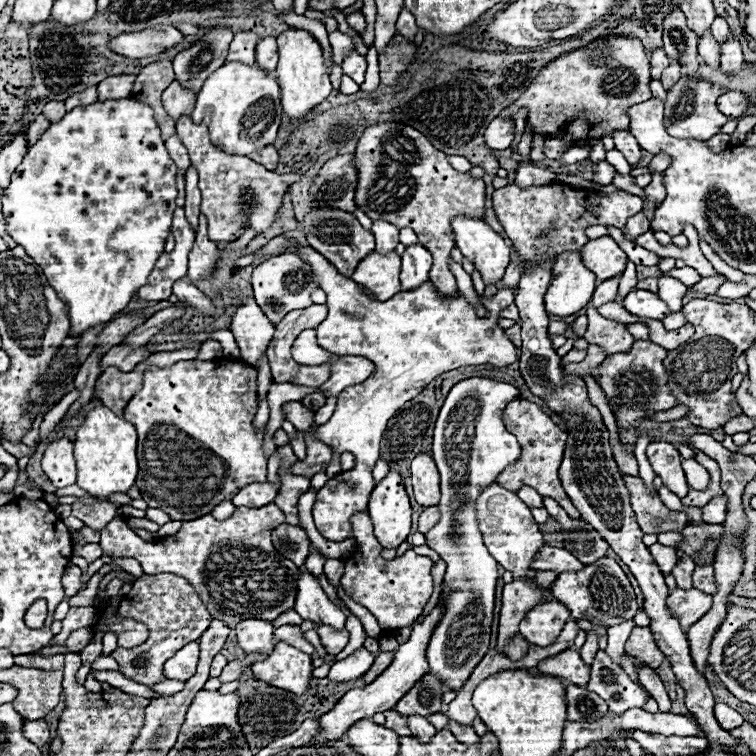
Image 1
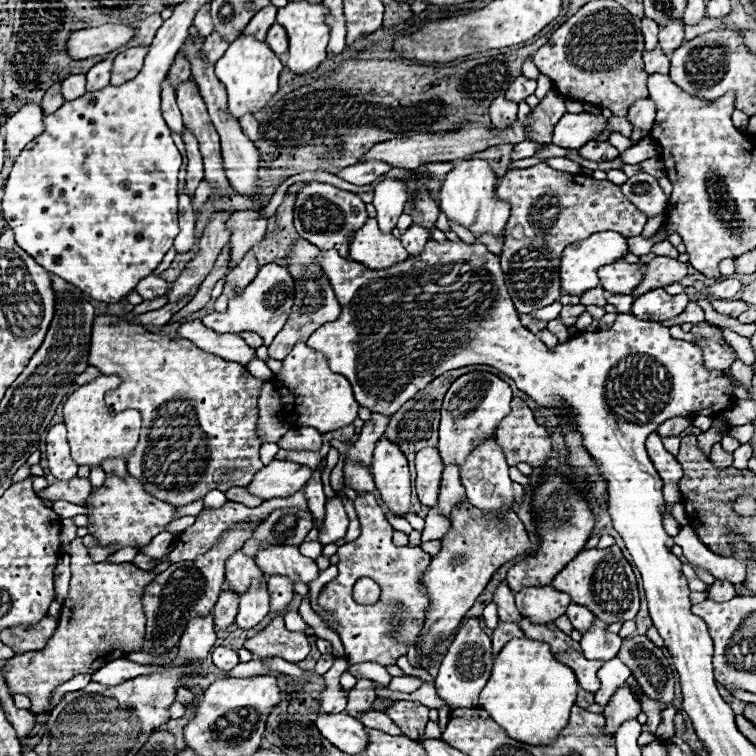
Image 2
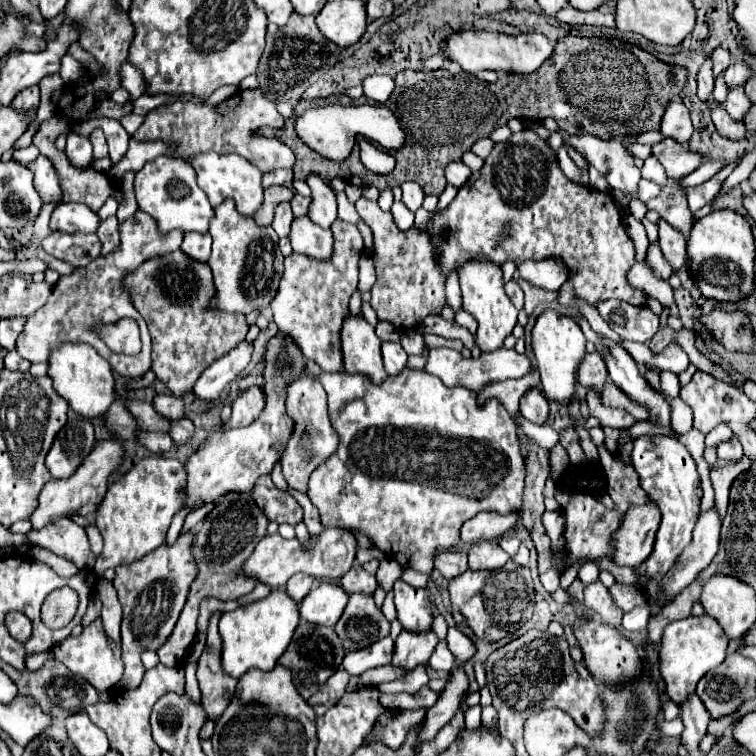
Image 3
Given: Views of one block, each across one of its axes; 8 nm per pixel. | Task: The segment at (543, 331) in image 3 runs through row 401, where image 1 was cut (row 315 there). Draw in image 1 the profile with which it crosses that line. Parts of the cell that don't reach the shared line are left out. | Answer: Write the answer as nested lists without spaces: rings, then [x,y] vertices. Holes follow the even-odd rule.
[[[562,252],[554,262],[554,280],[544,296],[550,316],[572,316],[580,312],[596,290],[596,276],[582,266],[578,252]]]

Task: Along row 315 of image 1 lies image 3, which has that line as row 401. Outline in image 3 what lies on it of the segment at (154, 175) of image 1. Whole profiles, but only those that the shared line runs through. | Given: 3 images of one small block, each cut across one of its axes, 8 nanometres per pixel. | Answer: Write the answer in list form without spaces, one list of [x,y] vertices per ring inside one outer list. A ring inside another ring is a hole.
[[[64,344],[50,354],[48,376],[54,382],[54,390],[68,400],[70,408],[82,418],[102,418],[114,402],[114,374],[110,364],[90,344]]]

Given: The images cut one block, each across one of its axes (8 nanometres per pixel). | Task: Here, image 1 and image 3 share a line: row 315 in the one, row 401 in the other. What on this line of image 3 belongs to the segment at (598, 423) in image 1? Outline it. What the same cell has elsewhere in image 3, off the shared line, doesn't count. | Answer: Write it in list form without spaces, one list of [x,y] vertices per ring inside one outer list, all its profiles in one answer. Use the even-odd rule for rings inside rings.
[[[540,388],[528,390],[524,398],[520,398],[520,414],[534,422],[534,424],[544,424],[548,418],[548,400],[544,398]]]

